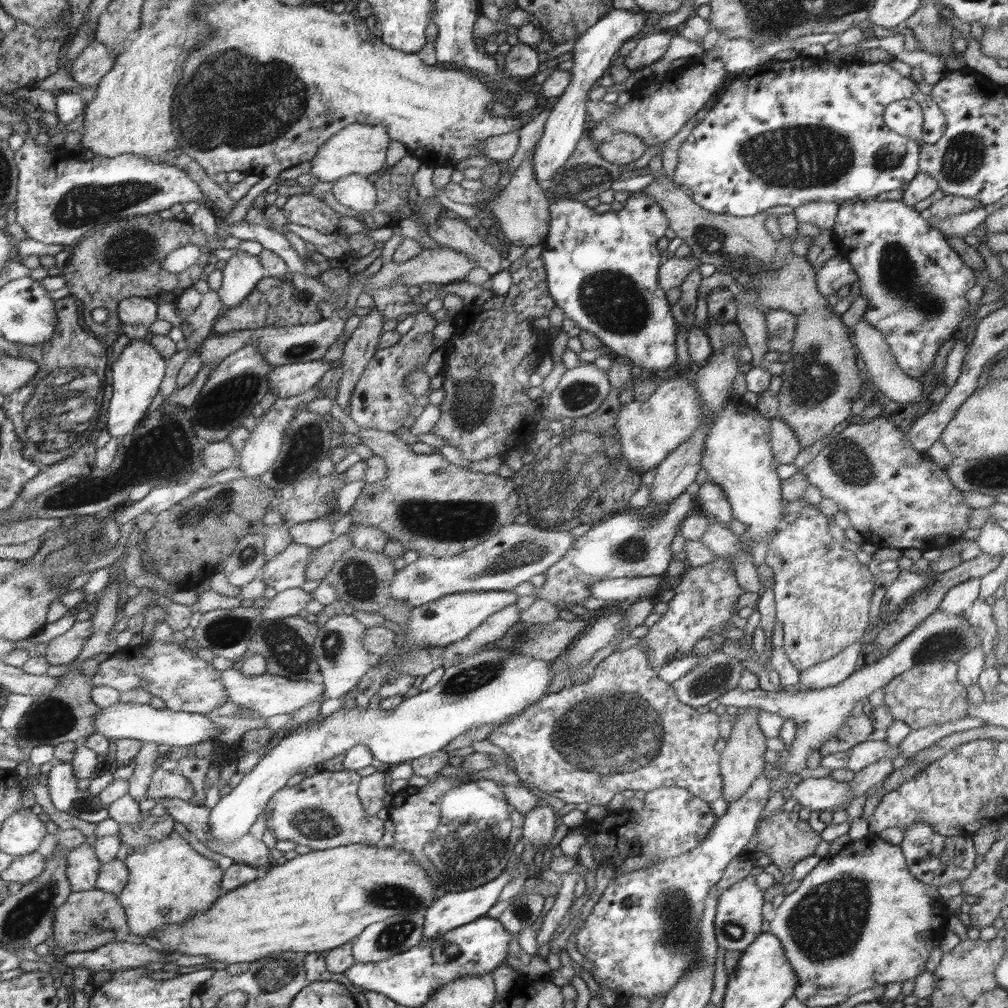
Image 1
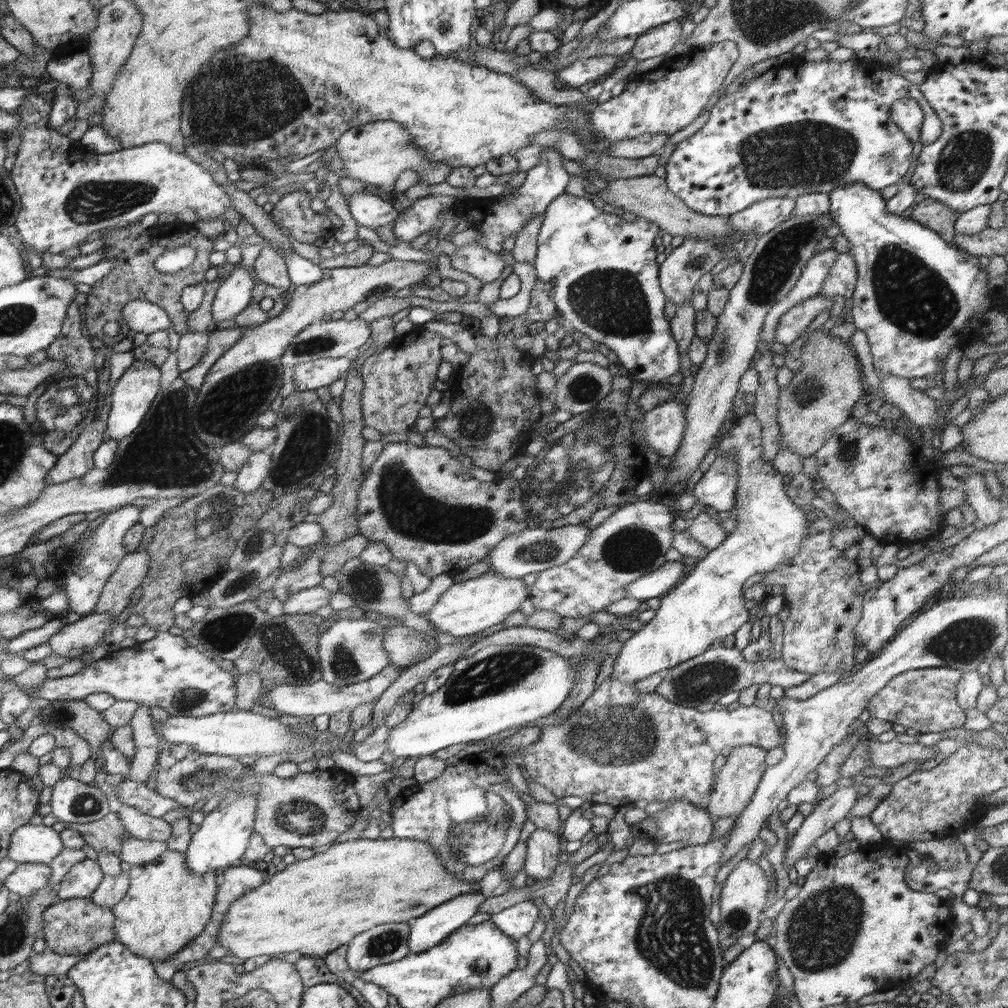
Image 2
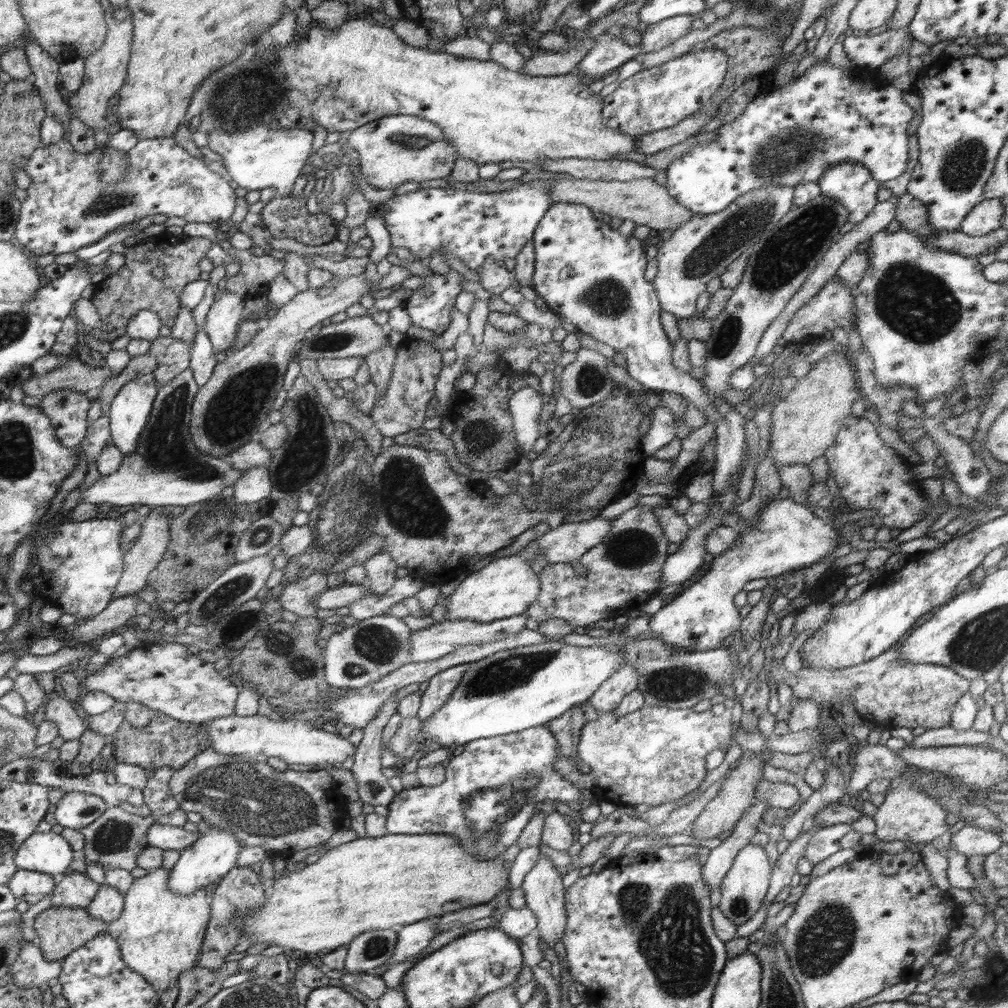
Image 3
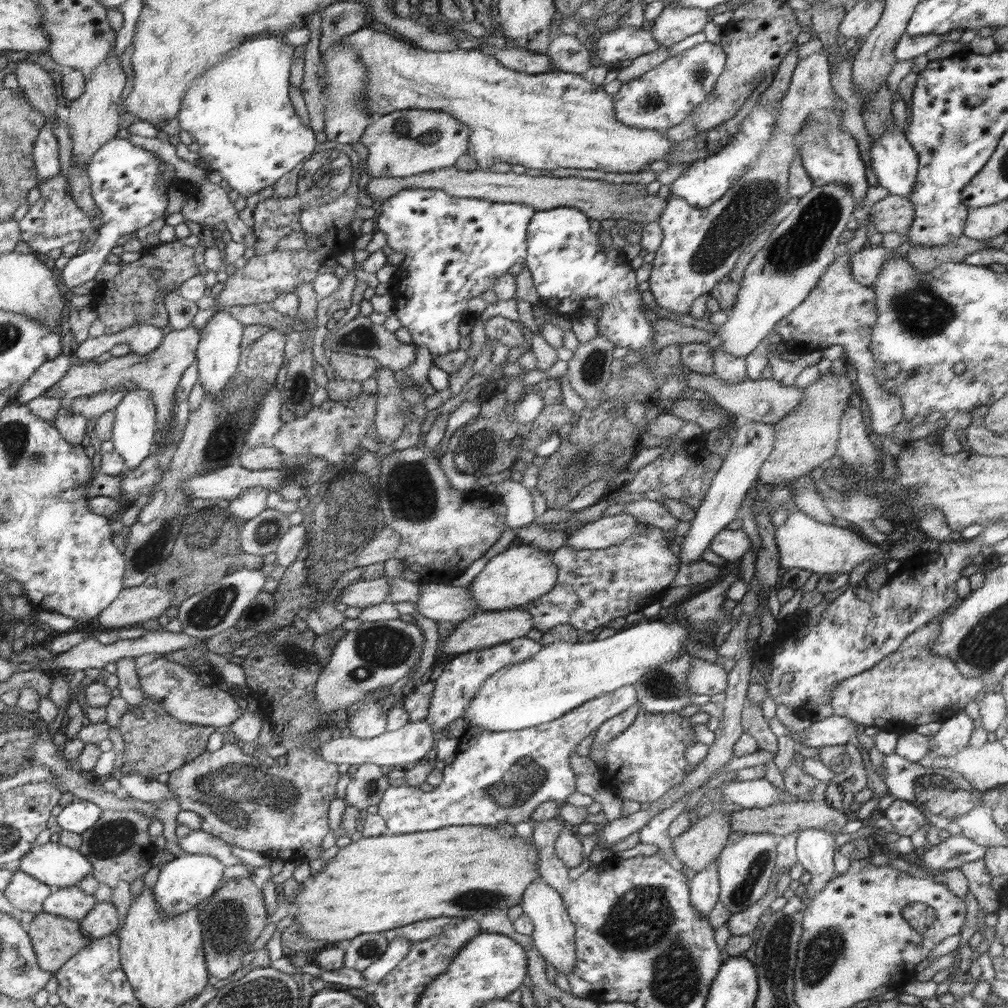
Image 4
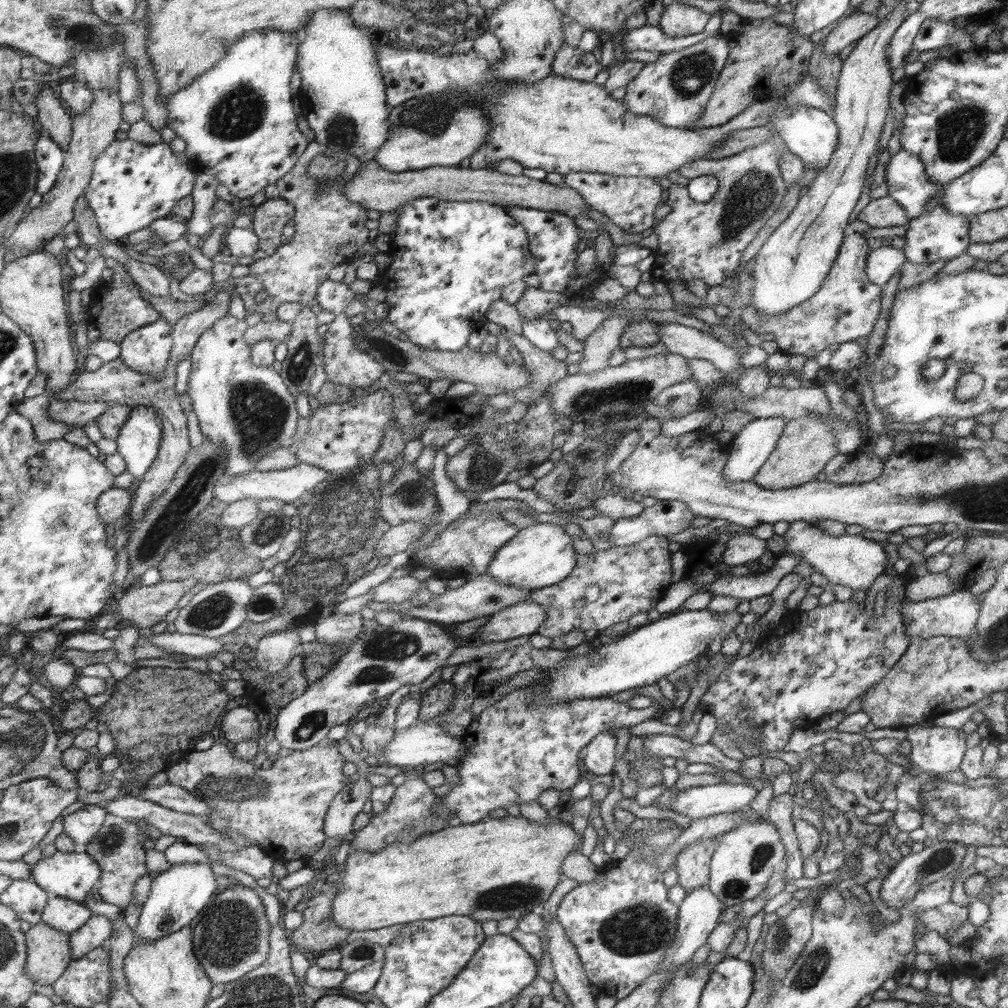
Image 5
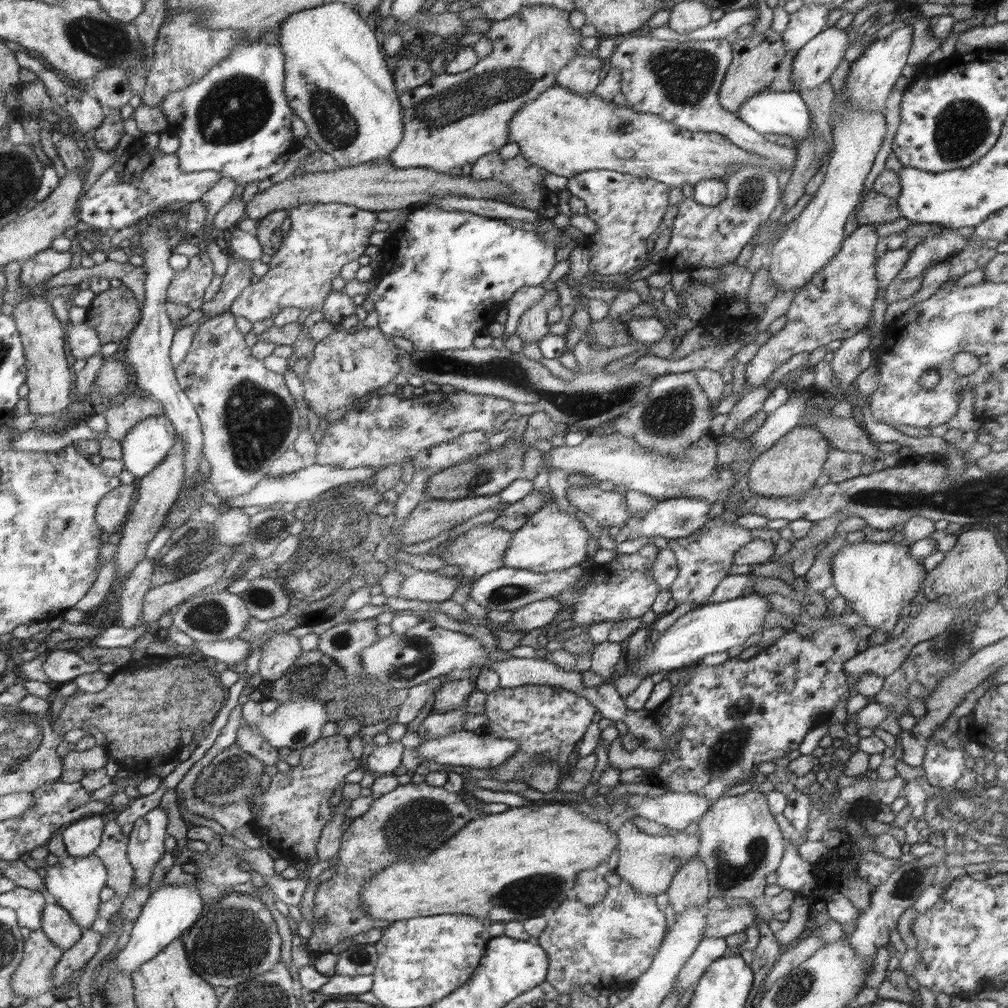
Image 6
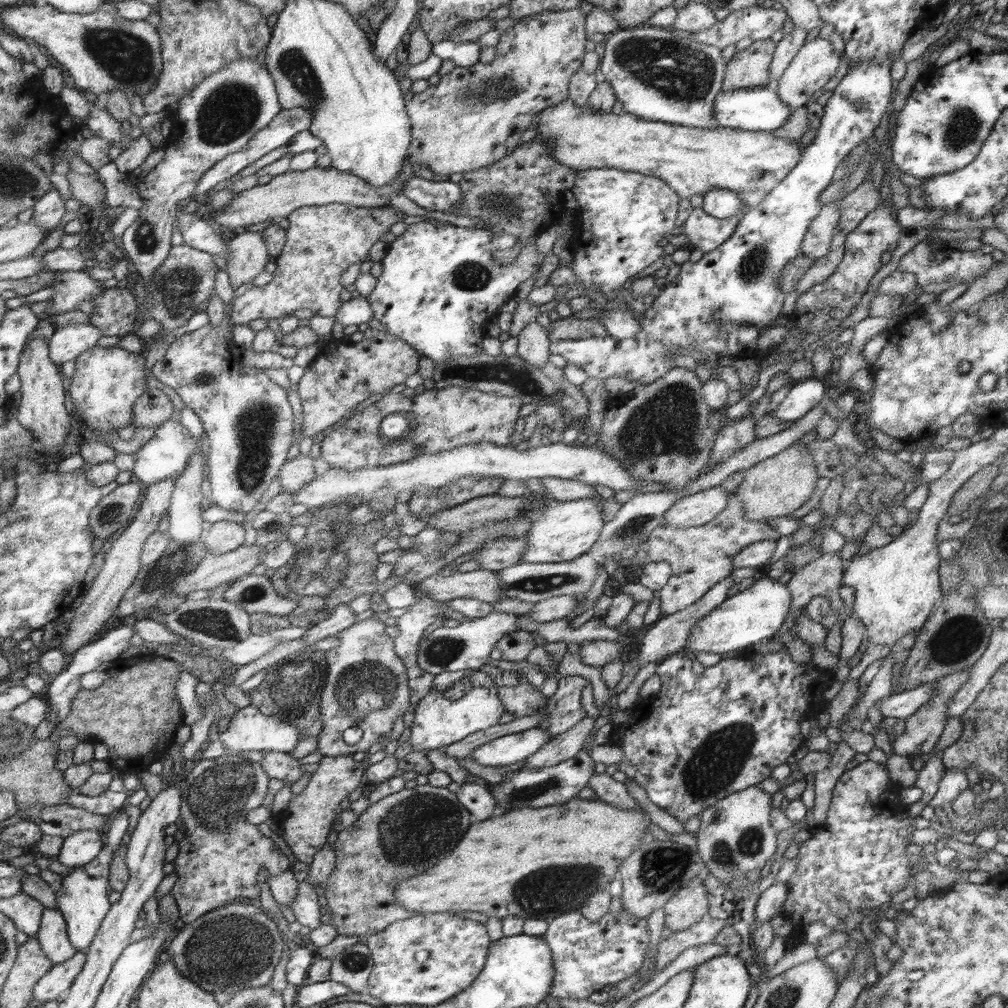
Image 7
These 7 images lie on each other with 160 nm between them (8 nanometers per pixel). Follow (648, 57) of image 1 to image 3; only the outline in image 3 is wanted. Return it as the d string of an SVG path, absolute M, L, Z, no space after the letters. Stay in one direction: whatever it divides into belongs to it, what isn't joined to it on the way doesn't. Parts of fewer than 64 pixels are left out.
M682 15L675 16L656 24L649 24L646 31L642 34L642 52L656 52L661 48L670 46L672 42L686 36L691 31L692 22L698 16Z

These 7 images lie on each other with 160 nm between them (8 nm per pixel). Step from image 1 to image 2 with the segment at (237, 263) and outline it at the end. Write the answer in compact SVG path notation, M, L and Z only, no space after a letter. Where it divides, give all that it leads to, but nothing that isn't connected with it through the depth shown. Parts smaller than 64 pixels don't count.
M246 267L234 269L223 284L219 284L212 304L214 324L222 323L236 317L250 303L255 286L253 278Z

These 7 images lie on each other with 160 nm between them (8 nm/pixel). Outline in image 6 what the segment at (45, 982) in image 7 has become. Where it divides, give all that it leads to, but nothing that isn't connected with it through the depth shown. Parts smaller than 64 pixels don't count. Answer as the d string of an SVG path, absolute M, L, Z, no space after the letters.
M84 930L79 942L60 957L52 973L52 990L59 993L61 986L77 971L87 965L98 952L103 935L94 930Z

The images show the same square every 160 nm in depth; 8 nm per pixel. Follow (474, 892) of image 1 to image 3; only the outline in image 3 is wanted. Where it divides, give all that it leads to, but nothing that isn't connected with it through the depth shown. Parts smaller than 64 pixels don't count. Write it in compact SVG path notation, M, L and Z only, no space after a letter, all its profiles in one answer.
M431 917L424 921L414 922L412 925L397 927L397 943L392 956L385 962L385 966L390 964L392 967L406 958L422 952L430 944L432 938L437 935L435 924L434 917Z

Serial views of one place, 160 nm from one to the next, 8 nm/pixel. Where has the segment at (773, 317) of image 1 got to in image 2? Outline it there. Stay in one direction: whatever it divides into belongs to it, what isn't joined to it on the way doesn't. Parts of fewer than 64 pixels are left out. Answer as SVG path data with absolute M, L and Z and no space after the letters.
M817 295L792 306L792 309L778 319L778 325L774 331L774 342L789 346L806 333L807 327L820 313L830 310L833 305L834 298Z

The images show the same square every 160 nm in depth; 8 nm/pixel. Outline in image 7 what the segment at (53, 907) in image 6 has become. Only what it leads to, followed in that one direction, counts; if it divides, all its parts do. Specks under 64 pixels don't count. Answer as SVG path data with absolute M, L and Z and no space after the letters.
M45 909L42 928L37 933L43 953L51 959L52 964L66 962L77 953L67 935L67 922L62 912L57 909Z

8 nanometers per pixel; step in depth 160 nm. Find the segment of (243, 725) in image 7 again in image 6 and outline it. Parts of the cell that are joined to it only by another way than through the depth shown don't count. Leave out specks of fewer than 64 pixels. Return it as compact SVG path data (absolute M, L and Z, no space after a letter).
M260 697L244 699L242 721L251 724L274 748L290 748L300 751L320 738L321 728L327 720L328 704L319 698L302 698L296 702L280 704L268 715L262 713Z

